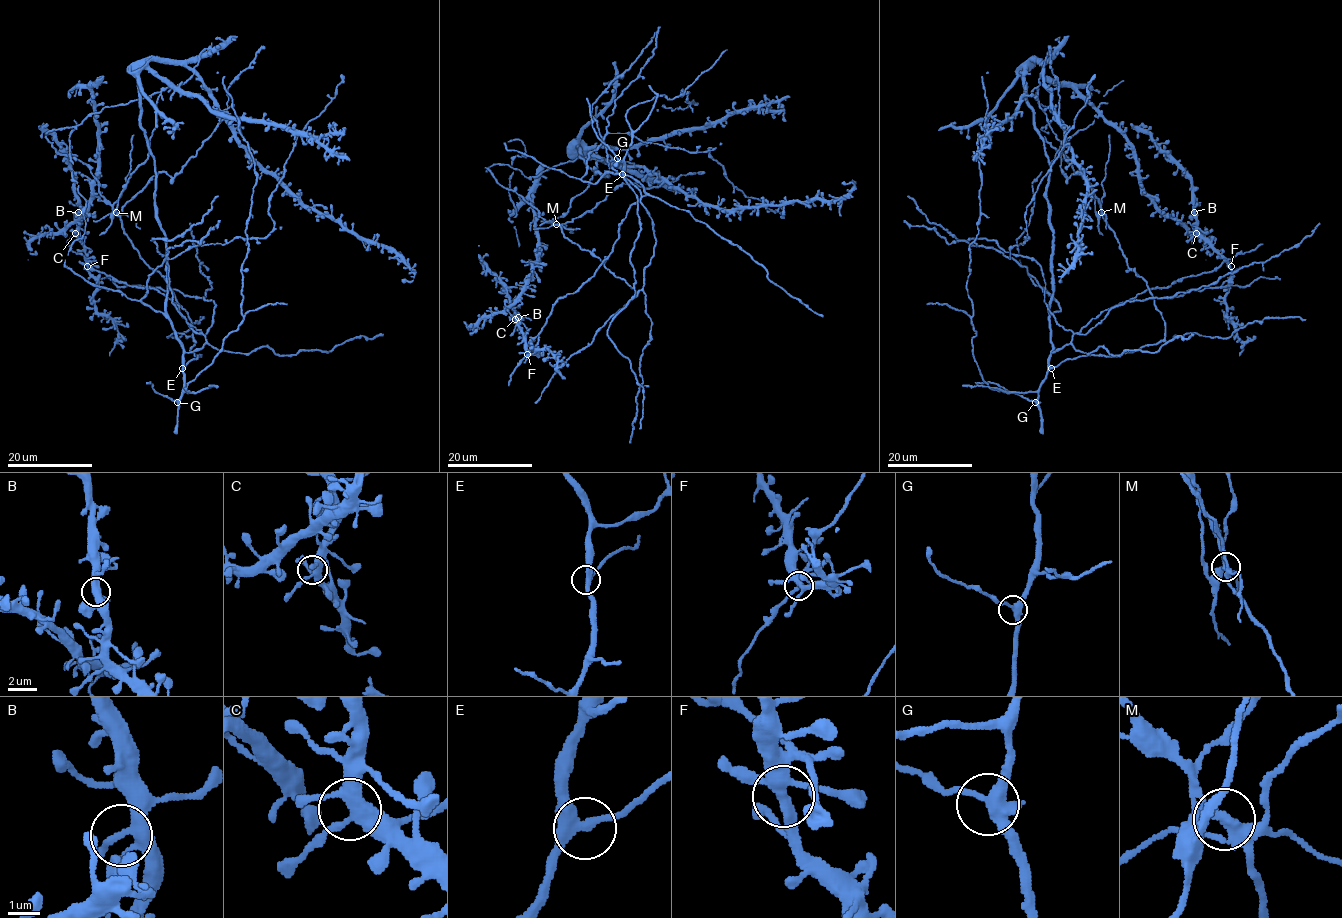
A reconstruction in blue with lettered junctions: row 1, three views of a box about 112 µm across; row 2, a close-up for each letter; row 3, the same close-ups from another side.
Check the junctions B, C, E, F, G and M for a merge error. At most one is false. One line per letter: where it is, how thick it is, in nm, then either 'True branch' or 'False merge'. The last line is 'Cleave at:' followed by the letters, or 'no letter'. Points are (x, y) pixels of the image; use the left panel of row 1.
B: Place: (78, 212). Thickness 280 nm. True branch
C: Place: (75, 233). Thickness 400 nm. True branch
E: Place: (182, 368). Thickness 300 nm. True branch
F: Place: (87, 266). Thickness 320 nm. True branch
G: Place: (177, 402). Thickness 360 nm. True branch
M: Place: (116, 212). Thickness 300 nm. False merge
Cleave at: M

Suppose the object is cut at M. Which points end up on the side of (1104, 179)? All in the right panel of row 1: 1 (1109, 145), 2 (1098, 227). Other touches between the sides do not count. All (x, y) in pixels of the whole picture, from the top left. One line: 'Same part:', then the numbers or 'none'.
Same part: 1, 2

